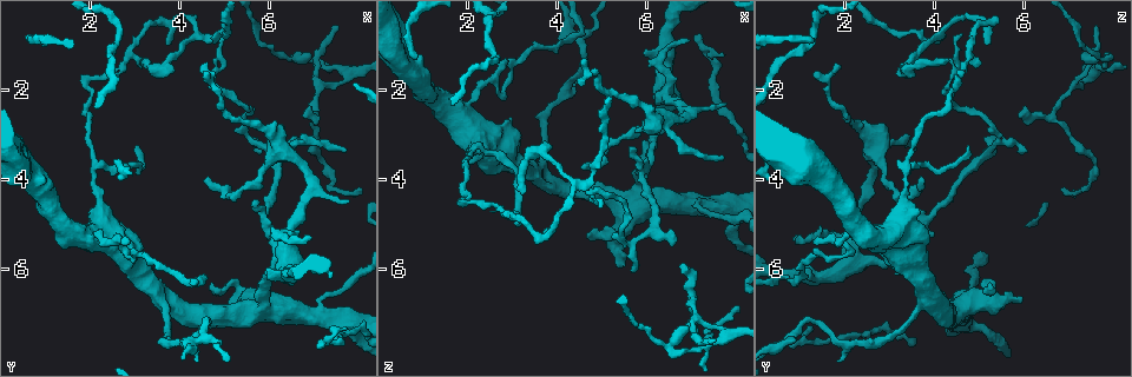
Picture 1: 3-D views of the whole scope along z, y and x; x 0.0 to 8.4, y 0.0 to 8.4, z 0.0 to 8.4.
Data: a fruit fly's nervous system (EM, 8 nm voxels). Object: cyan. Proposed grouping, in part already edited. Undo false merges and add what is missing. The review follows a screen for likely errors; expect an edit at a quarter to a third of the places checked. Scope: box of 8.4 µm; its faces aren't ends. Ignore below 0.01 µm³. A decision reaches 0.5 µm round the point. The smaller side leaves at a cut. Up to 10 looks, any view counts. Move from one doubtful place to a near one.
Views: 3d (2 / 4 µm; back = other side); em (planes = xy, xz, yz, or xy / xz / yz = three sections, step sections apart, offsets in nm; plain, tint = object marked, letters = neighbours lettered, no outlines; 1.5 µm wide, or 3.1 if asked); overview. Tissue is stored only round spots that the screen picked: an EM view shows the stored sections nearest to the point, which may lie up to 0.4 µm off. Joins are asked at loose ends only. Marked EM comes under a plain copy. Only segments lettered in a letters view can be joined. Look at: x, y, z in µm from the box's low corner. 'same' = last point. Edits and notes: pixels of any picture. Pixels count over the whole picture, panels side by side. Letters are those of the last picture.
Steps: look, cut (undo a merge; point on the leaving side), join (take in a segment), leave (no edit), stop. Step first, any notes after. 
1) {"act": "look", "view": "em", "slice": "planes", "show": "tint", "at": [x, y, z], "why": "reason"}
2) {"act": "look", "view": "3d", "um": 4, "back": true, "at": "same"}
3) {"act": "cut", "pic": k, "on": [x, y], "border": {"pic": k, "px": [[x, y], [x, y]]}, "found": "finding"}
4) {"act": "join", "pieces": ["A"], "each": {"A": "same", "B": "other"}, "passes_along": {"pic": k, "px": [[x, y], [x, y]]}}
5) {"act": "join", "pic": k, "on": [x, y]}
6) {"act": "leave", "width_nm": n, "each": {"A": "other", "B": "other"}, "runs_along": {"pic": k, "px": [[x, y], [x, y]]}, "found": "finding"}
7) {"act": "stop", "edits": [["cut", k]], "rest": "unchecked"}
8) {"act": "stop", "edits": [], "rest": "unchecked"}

{"act": "look", "view": "3d", "um": 2, "back": true, "at": [4.55, 1.40, 1.75], "why": "thin end"}

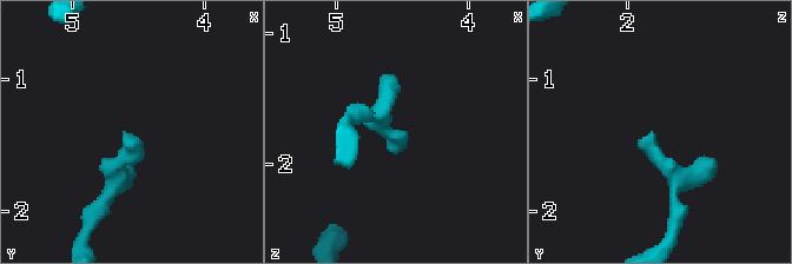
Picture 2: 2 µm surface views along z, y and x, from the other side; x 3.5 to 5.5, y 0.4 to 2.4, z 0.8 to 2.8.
{"act": "look", "view": "em", "slice": "planes", "show": "letters", "at": [4.58, 1.42, 1.80]}

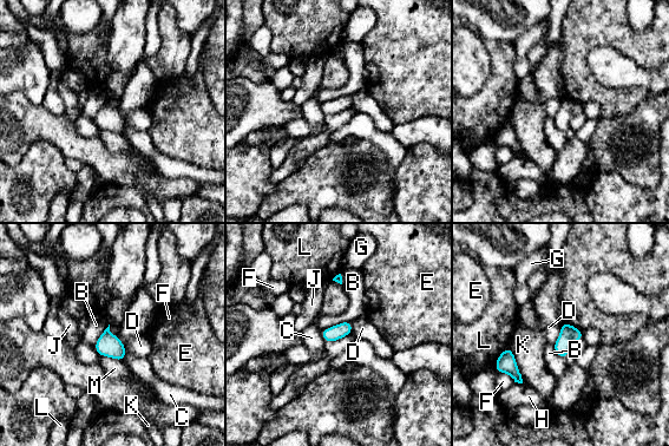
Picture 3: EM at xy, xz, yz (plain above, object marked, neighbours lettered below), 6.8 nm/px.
{"act": "leave", "longest_contact_nm": ["K", 280], "each": {"B": "other", "C": "other", "D": "other", "E": "other", "F": "other", "G": "other", "H": "other", "J": "other", "K": "other", "L": "other", "M": "other"}, "found": "no lettered segment goes on from it"}

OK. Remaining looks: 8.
{"act": "look", "view": "3d", "um": 2, "at": [5.80, 4.00, 2.90], "why": "calibre changes"}

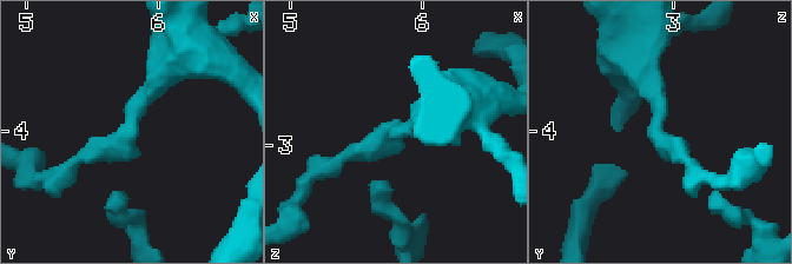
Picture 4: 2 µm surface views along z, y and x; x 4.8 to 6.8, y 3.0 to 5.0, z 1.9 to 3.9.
{"act": "look", "view": "em", "slice": "planes", "show": "tint", "at": [5.78, 3.96, 2.90]}

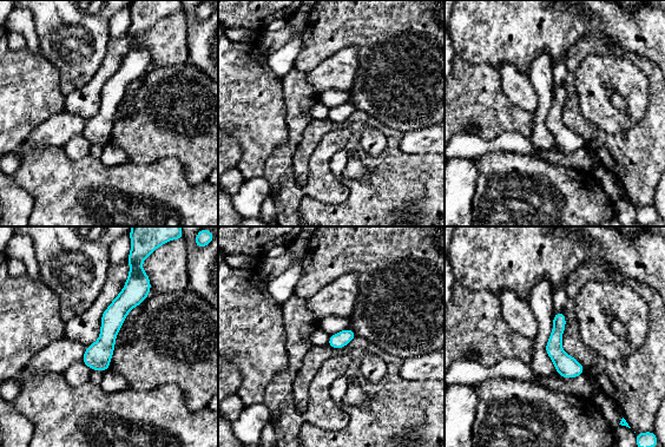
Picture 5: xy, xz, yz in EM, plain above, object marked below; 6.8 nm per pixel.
{"act": "look", "view": "em", "slice": "planes", "show": "letters", "at": "same"}

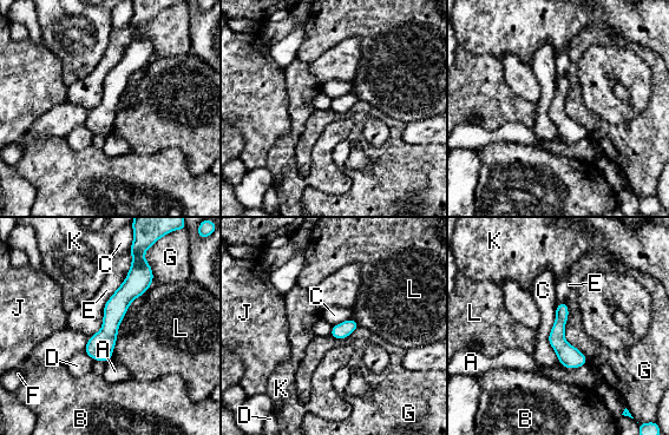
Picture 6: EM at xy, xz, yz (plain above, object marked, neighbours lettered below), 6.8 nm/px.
{"act": "leave", "width_nm": 130, "longest_contact_nm": ["G", 600], "each": {"A": "other", "B": "other", "C": "other", "D": "other", "E": "other", "F": "other", "G": "other", "J": "other", "K": "other", "L": "other"}, "found": "continuous, no second neuron"}

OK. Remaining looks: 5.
{"act": "look", "view": "3d", "um": 4, "at": [5.30, 6.60, 5.95], "why": "an open end"}

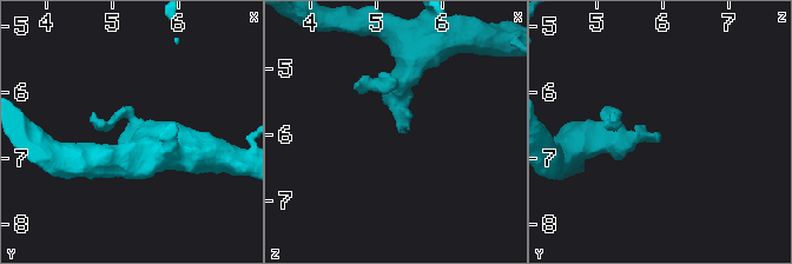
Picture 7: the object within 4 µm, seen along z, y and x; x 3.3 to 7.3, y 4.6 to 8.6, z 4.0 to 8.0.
{"act": "look", "view": "em", "slice": "xy", "step": 4, "show": "tint", "at": [5.40, 6.65, 5.95]}

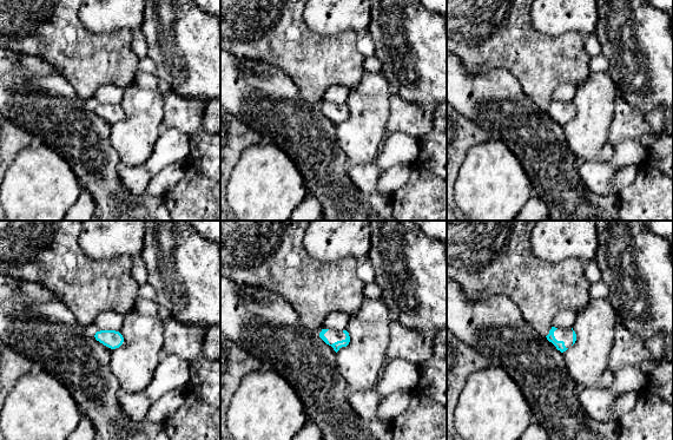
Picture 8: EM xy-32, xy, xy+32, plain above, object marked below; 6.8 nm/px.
{"act": "look", "view": "em", "slice": "planes", "show": "letters", "at": "same", "why": "cut it another way"}

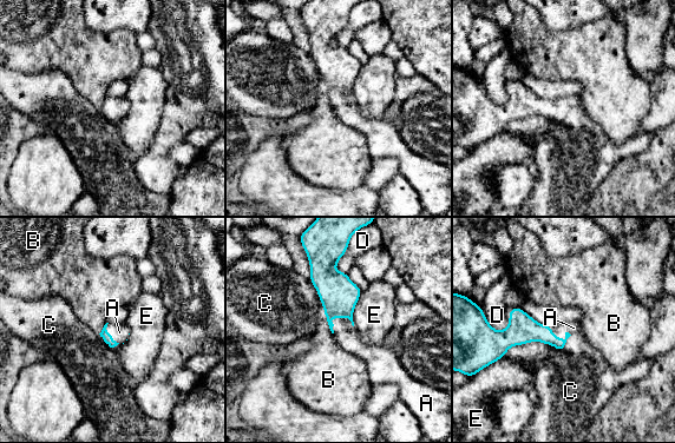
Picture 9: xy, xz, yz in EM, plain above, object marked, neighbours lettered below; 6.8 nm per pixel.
{"act": "join", "pieces": ["A"], "longest_contact_nm": ["C", 260], "each": {"A": "same", "B": "other", "C": "other", "D": "other", "E": "other"}, "found": "the neuron continues"}

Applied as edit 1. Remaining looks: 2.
{"act": "stop", "edits": [["join", 9]], "rest": "unchecked"}

